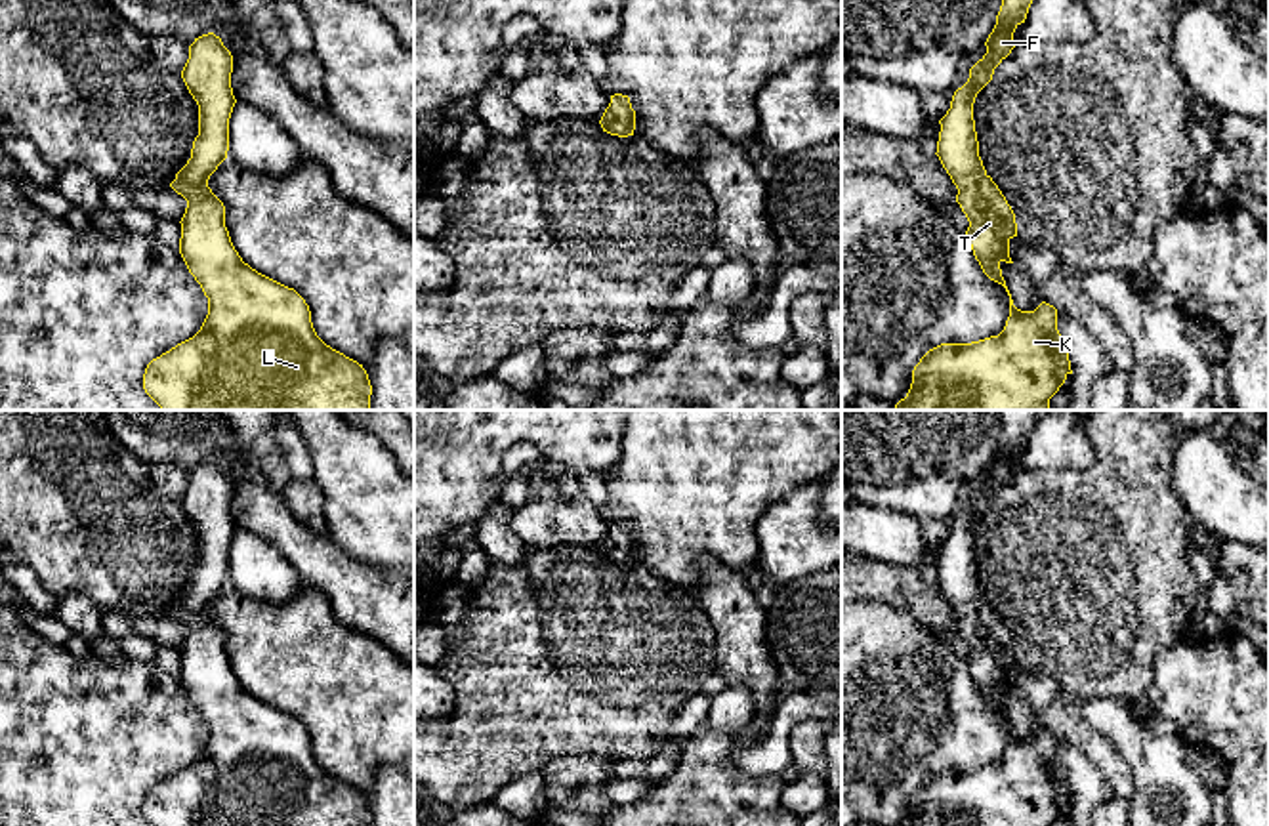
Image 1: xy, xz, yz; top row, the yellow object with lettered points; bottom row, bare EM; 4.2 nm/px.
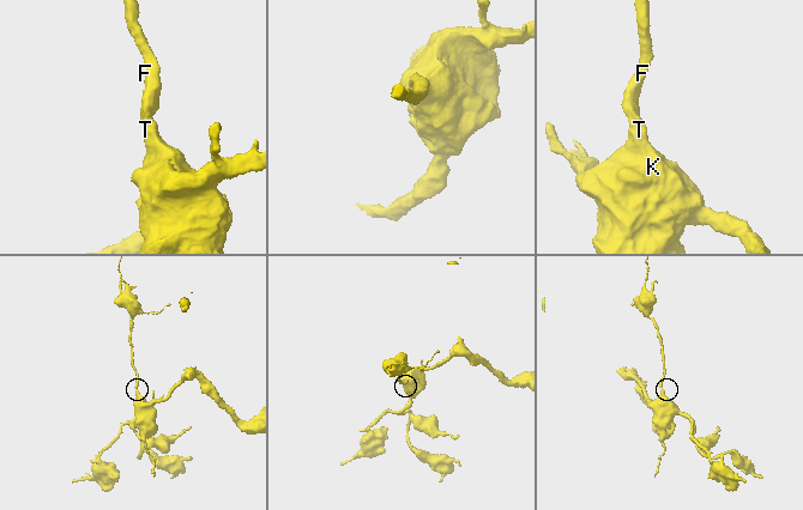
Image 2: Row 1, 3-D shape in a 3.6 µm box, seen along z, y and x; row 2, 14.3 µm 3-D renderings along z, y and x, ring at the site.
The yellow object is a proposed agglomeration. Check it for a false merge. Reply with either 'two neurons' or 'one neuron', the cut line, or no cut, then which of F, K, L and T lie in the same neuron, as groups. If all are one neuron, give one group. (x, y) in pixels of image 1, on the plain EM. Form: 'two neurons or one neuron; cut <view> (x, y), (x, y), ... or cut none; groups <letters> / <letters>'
one neuron; cut none; groups F K L T

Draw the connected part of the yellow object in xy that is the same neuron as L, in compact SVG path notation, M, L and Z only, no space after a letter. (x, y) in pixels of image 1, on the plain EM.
M214 460L195 465L181 506L198 532L198 563L191 586L176 601L170 614L187 628L181 645L179 681L208 725L208 742L200 757L153 786L143 801L143 816L151 826L370 826L372 813L357 788L326 773L315 759L305 727L242 689L225 654L225 633L208 614L210 603L227 586L229 546L237 530L231 515L233 483Z

